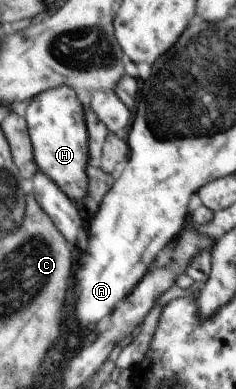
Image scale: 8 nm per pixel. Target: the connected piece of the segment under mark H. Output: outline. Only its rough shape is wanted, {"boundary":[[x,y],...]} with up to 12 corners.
{"boundary":[[71,86],[35,96],[38,170],[71,200],[87,189],[87,129]]}

